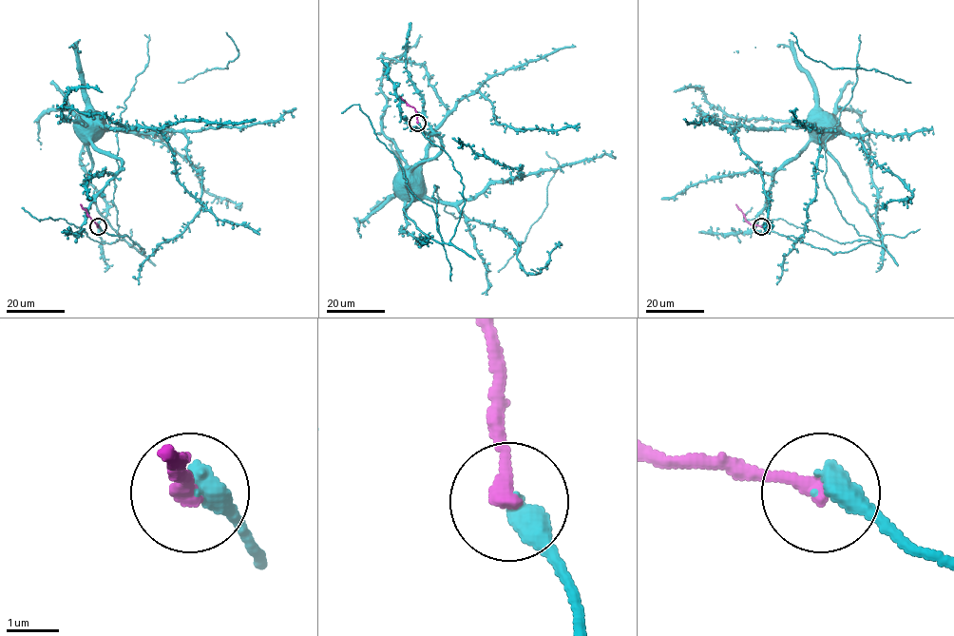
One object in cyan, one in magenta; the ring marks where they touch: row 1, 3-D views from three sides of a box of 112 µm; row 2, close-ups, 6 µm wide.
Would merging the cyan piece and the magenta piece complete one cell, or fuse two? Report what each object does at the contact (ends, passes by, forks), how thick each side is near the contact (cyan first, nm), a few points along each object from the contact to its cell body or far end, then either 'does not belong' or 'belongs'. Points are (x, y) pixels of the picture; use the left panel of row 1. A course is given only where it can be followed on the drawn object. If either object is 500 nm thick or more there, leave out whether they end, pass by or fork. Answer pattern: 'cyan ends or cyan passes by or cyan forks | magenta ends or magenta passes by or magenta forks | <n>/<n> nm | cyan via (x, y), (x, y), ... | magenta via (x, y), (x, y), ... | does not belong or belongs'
cyan ends | magenta ends | 480/340 nm | cyan via (98, 226), (127, 236), (144, 252), (130, 245), (85, 189), (91, 123) | magenta via (98, 226), (80, 204) | belongs

